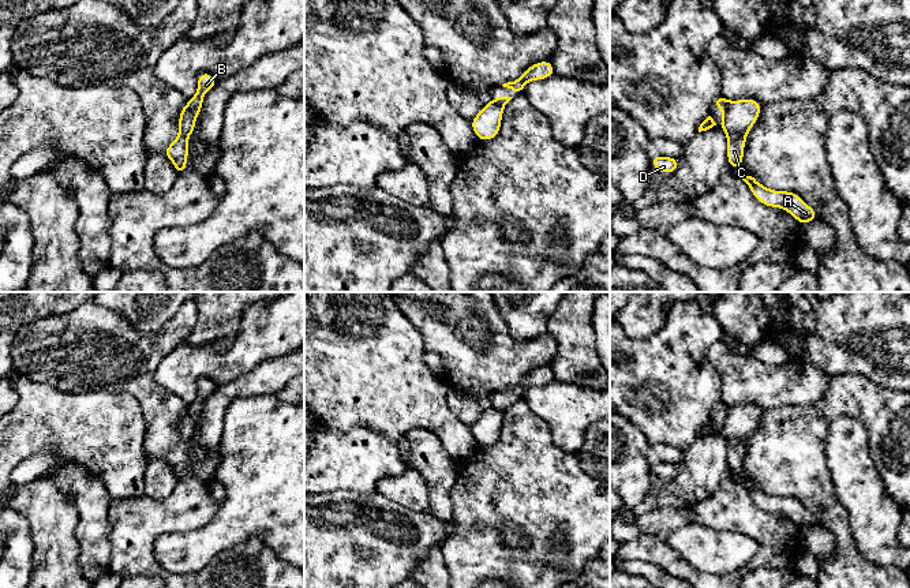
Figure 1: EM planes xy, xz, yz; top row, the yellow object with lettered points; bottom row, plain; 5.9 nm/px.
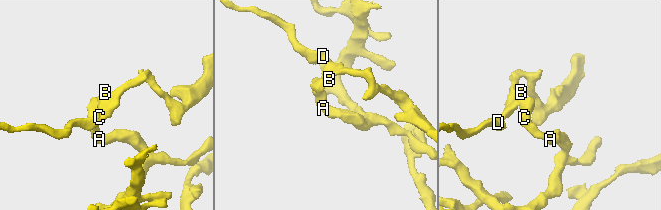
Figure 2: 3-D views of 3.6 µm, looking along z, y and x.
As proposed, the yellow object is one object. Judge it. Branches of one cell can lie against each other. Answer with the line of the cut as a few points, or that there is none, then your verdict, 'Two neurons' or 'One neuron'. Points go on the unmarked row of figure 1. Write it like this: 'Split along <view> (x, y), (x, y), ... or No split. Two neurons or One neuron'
Split along xy (187, 408), (195, 422). Two neurons

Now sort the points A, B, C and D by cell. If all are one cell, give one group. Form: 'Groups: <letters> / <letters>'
Groups: A C / B D

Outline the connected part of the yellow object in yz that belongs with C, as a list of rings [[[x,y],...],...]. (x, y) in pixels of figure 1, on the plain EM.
[[[753,404],[729,407],[719,430],[727,441],[727,471],[741,473],[746,441],[759,424],[761,409]]]

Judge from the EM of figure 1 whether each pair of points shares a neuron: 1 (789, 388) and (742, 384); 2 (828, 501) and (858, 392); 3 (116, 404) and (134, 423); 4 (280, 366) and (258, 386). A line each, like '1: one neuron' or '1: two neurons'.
1: one neuron
2: one neuron
3: one neuron
4: one neuron

